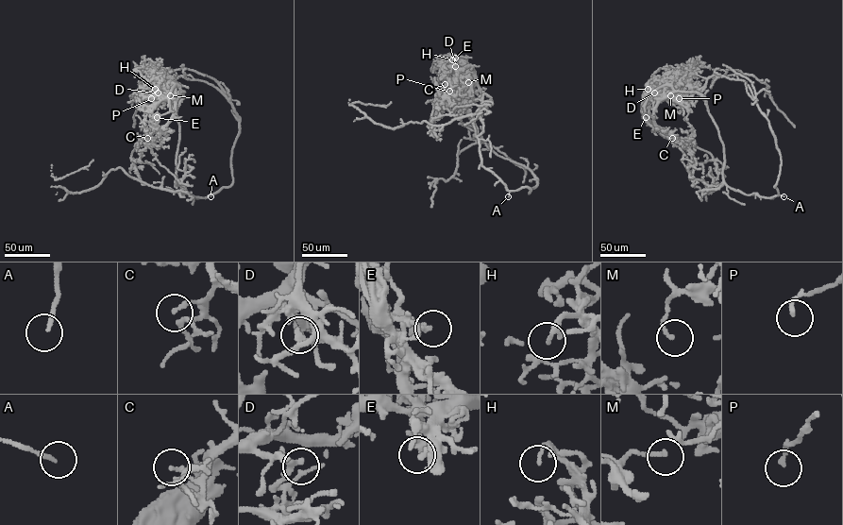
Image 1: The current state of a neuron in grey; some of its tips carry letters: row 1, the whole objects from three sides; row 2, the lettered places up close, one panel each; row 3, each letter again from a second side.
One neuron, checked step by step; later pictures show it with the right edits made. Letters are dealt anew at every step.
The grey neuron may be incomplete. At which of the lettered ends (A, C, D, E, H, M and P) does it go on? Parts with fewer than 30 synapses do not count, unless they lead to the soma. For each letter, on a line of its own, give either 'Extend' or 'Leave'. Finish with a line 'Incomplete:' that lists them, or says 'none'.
A: Leave
C: Leave
D: Leave
E: Leave
H: Leave
M: Leave
P: Leave
Incomplete: none

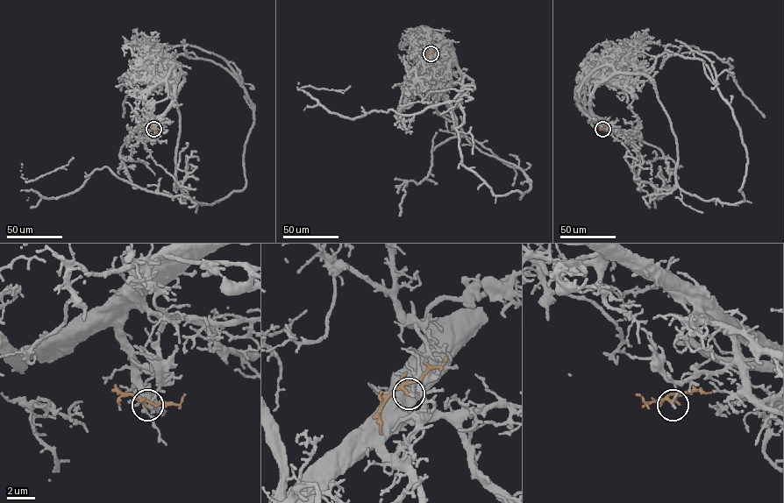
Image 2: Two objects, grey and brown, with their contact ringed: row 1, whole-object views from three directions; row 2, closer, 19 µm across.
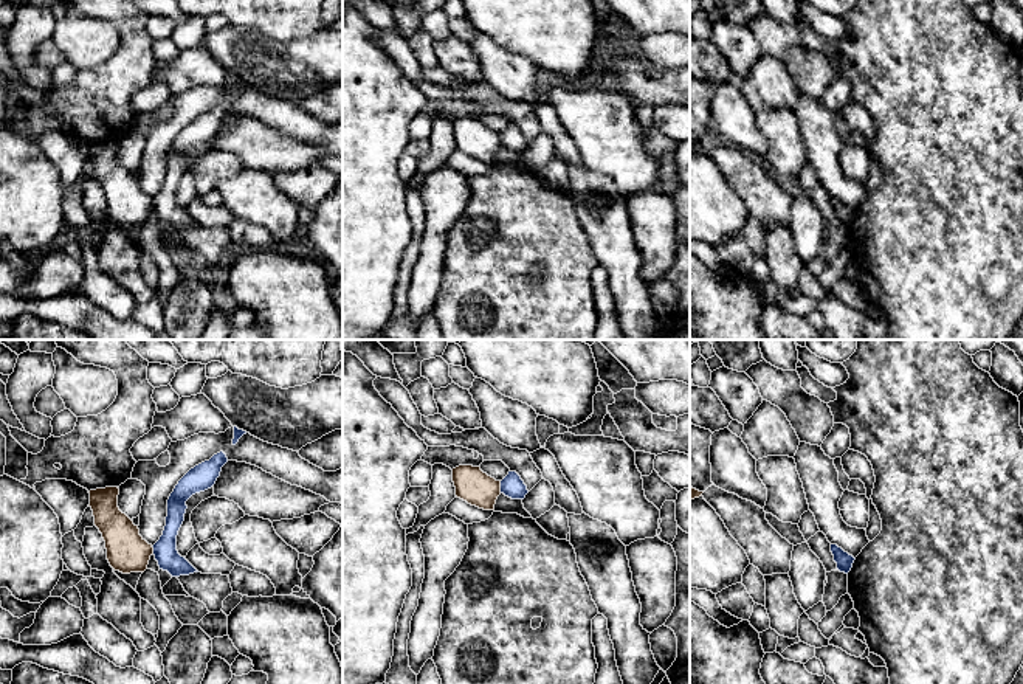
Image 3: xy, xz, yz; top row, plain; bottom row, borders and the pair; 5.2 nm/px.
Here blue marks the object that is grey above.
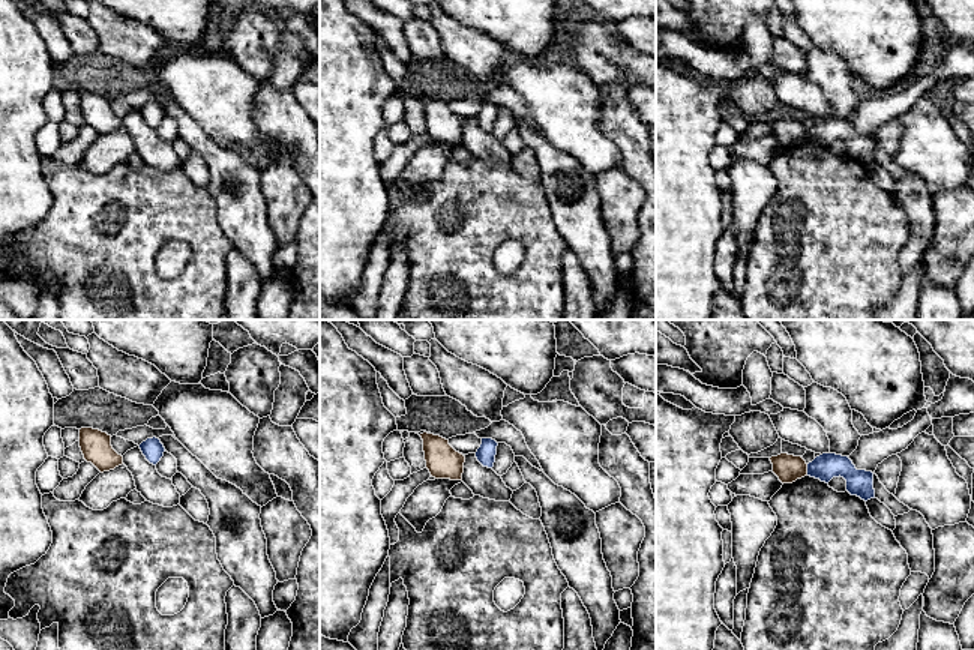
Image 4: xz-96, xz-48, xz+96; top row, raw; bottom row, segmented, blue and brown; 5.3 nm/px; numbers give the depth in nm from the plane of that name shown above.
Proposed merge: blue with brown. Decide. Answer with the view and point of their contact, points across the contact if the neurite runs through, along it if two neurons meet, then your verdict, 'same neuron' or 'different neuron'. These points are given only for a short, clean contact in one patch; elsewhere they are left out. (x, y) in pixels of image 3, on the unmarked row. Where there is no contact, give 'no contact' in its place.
contact xz (501, 140); different neuron

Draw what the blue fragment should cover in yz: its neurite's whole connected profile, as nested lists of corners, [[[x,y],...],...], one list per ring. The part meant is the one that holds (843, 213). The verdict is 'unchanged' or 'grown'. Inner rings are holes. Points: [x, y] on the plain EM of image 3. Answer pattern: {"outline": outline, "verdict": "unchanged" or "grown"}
{"outline": [[[831,197],[831,205],[834,208],[834,214],[837,216],[837,222],[840,225],[848,226],[851,223],[852,216],[854,216],[856,211],[852,208],[849,208],[848,205],[845,205],[837,197]]], "verdict": "unchanged"}

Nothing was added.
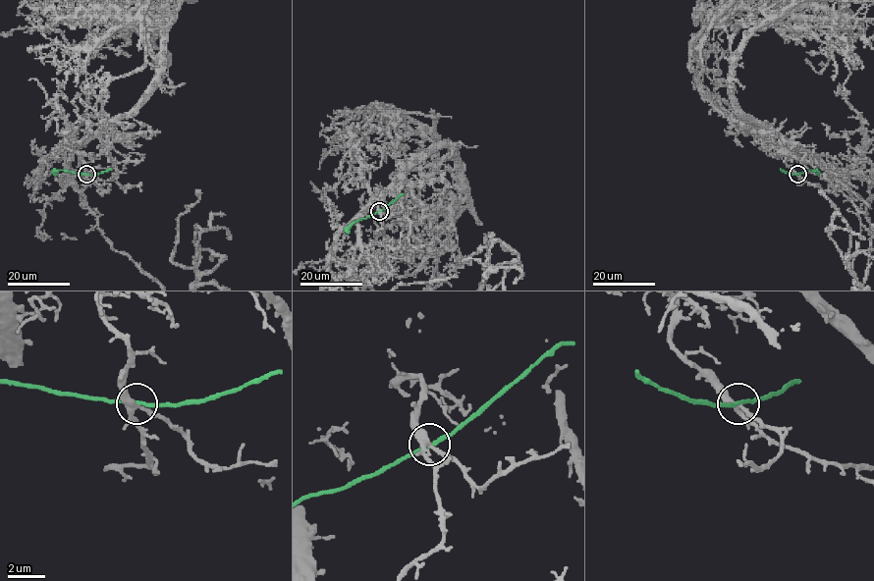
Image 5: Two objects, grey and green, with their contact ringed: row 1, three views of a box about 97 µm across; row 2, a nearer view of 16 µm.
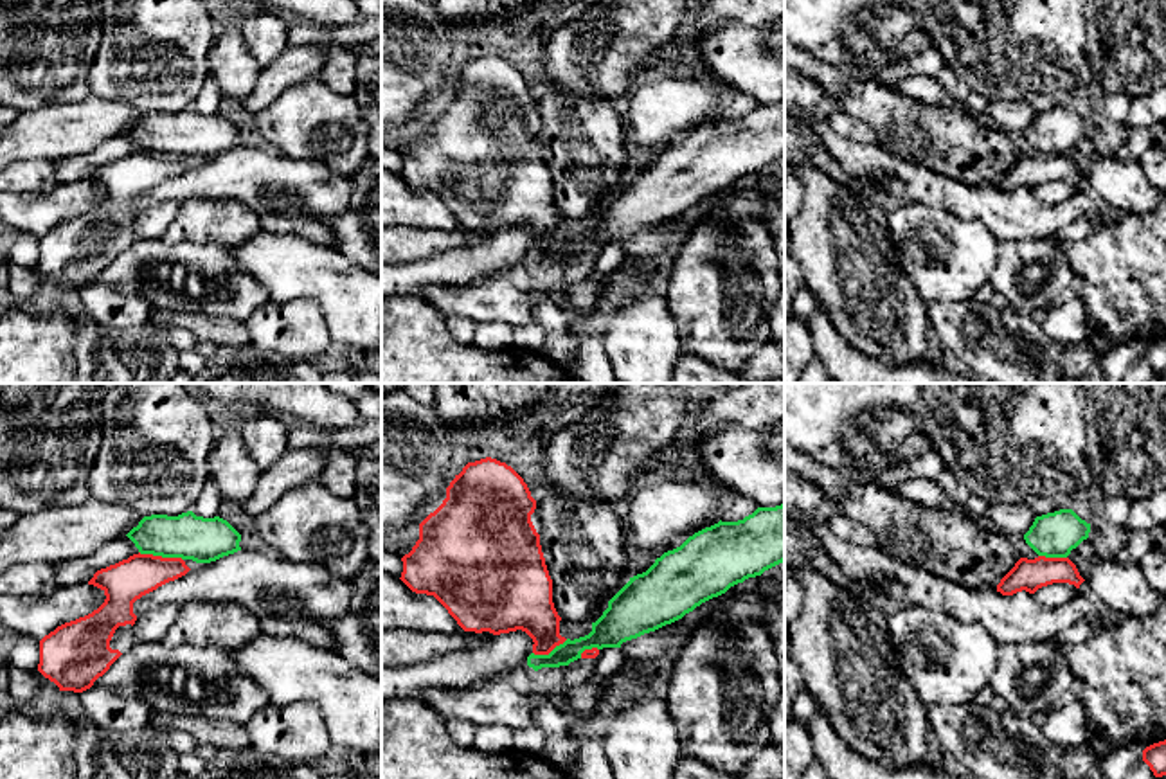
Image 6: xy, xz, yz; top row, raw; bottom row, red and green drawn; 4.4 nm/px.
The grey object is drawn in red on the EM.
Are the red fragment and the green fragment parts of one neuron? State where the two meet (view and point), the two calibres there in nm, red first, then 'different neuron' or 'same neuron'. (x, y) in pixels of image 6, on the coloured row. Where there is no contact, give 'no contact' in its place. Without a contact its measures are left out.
meets red in xy at (161, 556); 190 nm thick on the red side, 200 nm on the other; different neuron

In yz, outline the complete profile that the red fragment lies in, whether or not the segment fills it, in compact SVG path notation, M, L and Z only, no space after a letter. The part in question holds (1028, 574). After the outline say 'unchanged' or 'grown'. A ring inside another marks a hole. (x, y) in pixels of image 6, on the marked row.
M1020 558L1000 579L997 592L1002 595L1013 595L1022 590L1035 594L1038 588L1053 583L1069 583L1080 588L1083 581L1085 579L1069 558Z | unchanged

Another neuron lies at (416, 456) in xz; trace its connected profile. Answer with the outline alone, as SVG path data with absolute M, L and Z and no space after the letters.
M403 389L381 392L381 534L419 525L455 479L453 446L435 410Z

